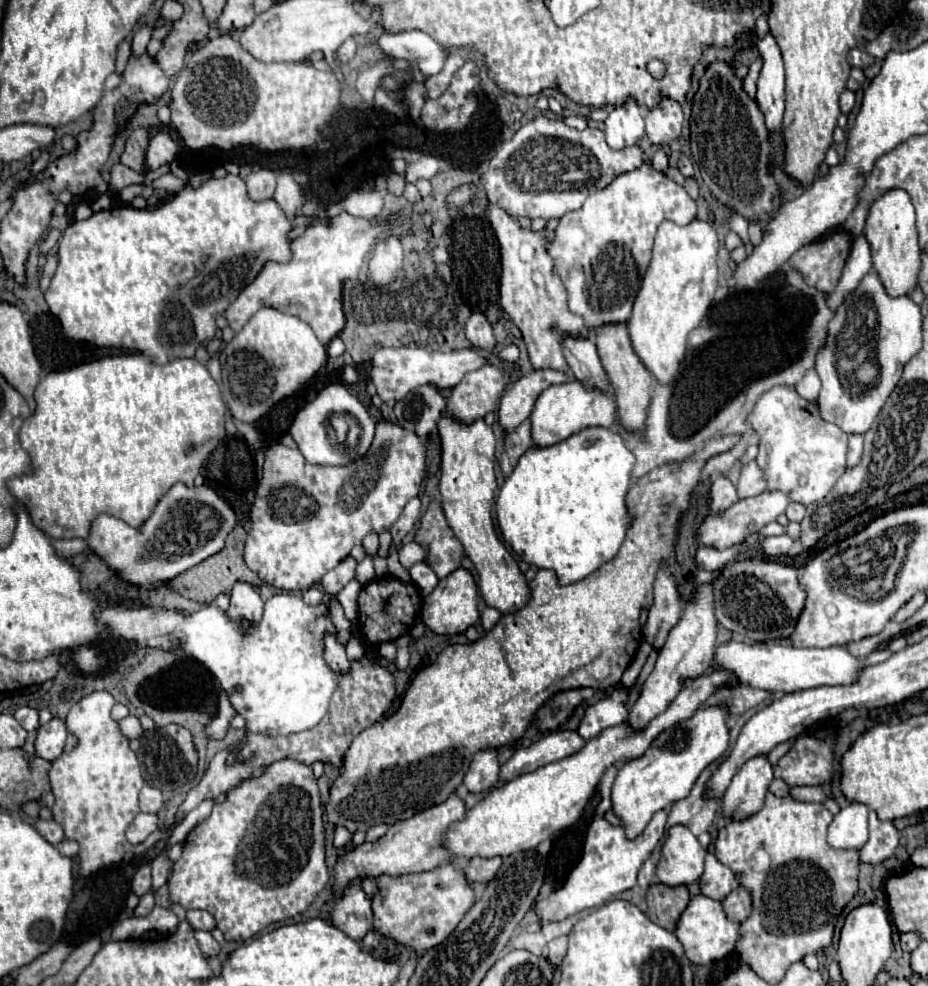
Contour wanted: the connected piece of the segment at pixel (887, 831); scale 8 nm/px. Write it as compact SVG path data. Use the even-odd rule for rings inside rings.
M870 812L868 828L870 828L870 836L860 850L860 860L868 864L880 864L894 854L900 840L900 832L892 822L878 820L874 812Z

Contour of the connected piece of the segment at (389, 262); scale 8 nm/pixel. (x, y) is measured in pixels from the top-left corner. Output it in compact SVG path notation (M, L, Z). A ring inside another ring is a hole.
M396 236L382 238L368 262L368 276L374 286L386 286L402 274L402 244Z

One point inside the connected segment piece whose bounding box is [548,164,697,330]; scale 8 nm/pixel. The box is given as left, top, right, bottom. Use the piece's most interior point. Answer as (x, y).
(591, 248)

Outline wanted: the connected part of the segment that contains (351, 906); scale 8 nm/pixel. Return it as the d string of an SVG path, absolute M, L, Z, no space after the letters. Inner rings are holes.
M352 882L342 896L334 898L328 922L360 942L372 928L372 904L366 892Z

